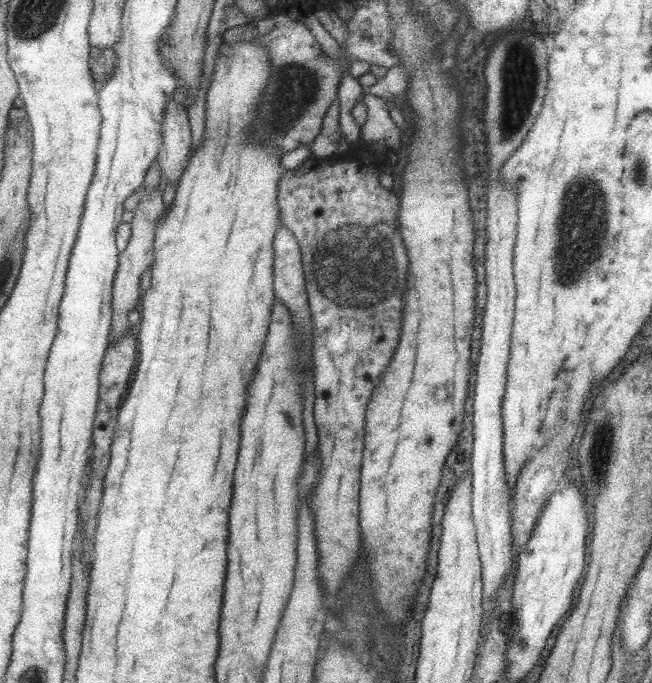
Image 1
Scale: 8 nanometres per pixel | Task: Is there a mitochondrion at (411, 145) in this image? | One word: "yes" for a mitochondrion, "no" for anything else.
no

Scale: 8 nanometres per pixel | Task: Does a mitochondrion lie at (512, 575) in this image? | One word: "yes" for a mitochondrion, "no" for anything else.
no

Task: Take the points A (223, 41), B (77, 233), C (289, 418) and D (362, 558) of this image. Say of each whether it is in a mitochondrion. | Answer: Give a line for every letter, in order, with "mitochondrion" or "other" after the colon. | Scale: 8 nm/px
A: other
B: other
C: other
D: other

